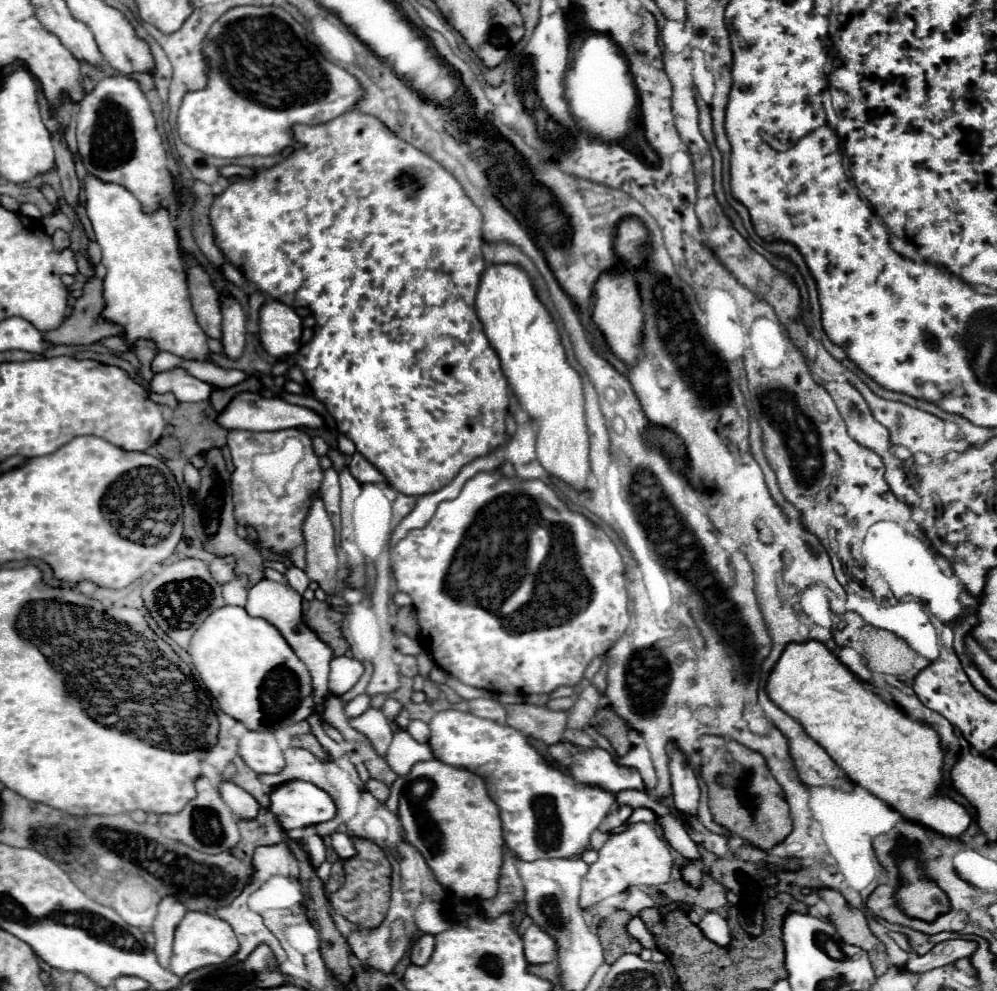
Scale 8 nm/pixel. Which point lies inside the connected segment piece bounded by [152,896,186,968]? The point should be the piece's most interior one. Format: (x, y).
(170, 912)

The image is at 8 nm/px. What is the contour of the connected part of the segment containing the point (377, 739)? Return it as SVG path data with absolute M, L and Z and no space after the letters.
M368 708L362 716L352 718L350 726L372 742L378 756L386 756L388 744L392 742L392 730L388 728L388 720L384 720L384 714L380 710Z

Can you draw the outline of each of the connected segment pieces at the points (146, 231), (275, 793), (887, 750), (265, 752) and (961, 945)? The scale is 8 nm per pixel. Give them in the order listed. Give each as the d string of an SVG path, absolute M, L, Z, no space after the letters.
M86 174L84 192L96 242L102 248L102 264L108 270L104 278L104 300L108 304L104 316L128 328L128 336L124 338L130 344L138 338L152 338L160 350L186 360L206 360L210 354L206 344L208 336L204 336L202 328L196 324L188 300L186 266L170 212L158 208L148 214L124 186L104 182L94 174Z
M284 782L272 790L270 800L270 812L284 830L322 824L336 814L334 800L312 782Z
M808 640L808 644L788 644L784 656L780 656L776 668L772 670L772 676L768 678L766 690L770 700L778 708L784 708L788 716L800 720L808 736L828 748L832 760L840 764L840 768L854 784L866 788L876 798L884 800L896 812L904 814L904 818L918 822L936 834L942 834L946 838L960 838L968 830L972 814L962 804L954 802L950 796L938 792L942 784L944 764L944 752L940 748L938 734L930 726L916 722L898 708L886 704L872 690L866 690L864 682L856 678L828 648L824 648L824 644L816 640Z
M248 732L240 738L238 752L258 774L278 774L284 768L282 750L272 732Z
M946 940L936 944L930 952L926 954L910 954L910 960L906 964L906 968L902 968L904 972L912 972L912 974L922 974L928 972L932 968L940 968L940 966L948 966L952 962L956 962L958 958L966 958L972 956L976 952L978 944L972 940Z

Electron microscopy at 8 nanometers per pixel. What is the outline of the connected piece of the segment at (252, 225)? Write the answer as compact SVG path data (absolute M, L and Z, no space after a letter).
M348 112L336 120L318 126L294 126L294 136L304 148L294 150L284 162L260 170L256 178L246 178L230 184L224 192L214 196L210 206L210 226L214 232L216 246L222 250L224 258L234 264L244 278L256 286L262 294L280 300L292 308L306 306L320 320L322 336L314 336L308 344L294 354L296 366L304 372L314 398L320 400L330 416L336 420L340 432L356 444L356 450L384 472L388 484L398 492L408 496L424 496L444 488L456 476L456 472L478 456L484 456L500 446L500 400L504 398L506 378L500 368L500 358L490 346L482 322L476 316L476 288L480 284L480 274L486 268L482 256L482 212L466 196L460 182L438 162L414 148L412 144L398 138L386 128L378 118L364 112Z

